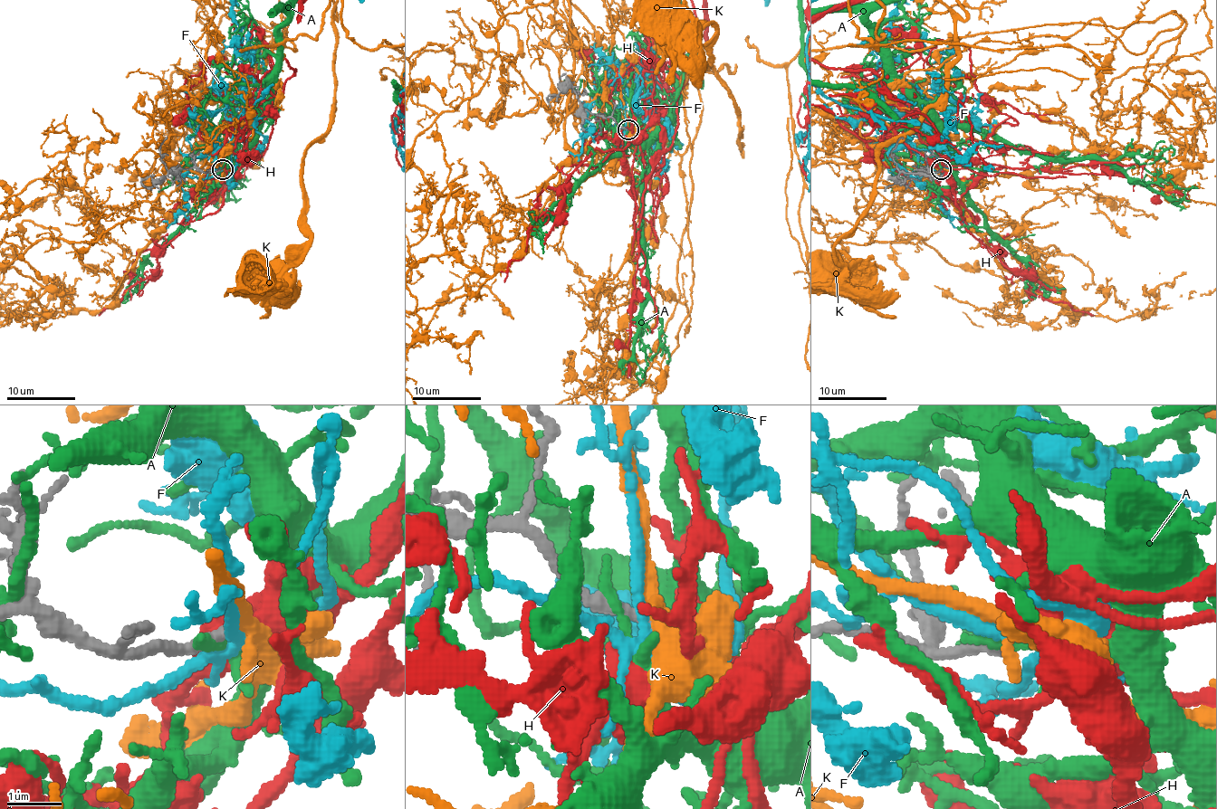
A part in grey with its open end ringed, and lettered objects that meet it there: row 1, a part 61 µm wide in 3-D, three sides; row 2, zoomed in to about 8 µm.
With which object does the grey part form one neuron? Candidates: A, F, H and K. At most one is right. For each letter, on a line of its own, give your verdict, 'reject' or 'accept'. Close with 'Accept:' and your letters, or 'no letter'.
A: reject
F: reject
H: accept
K: reject
Accept: H

